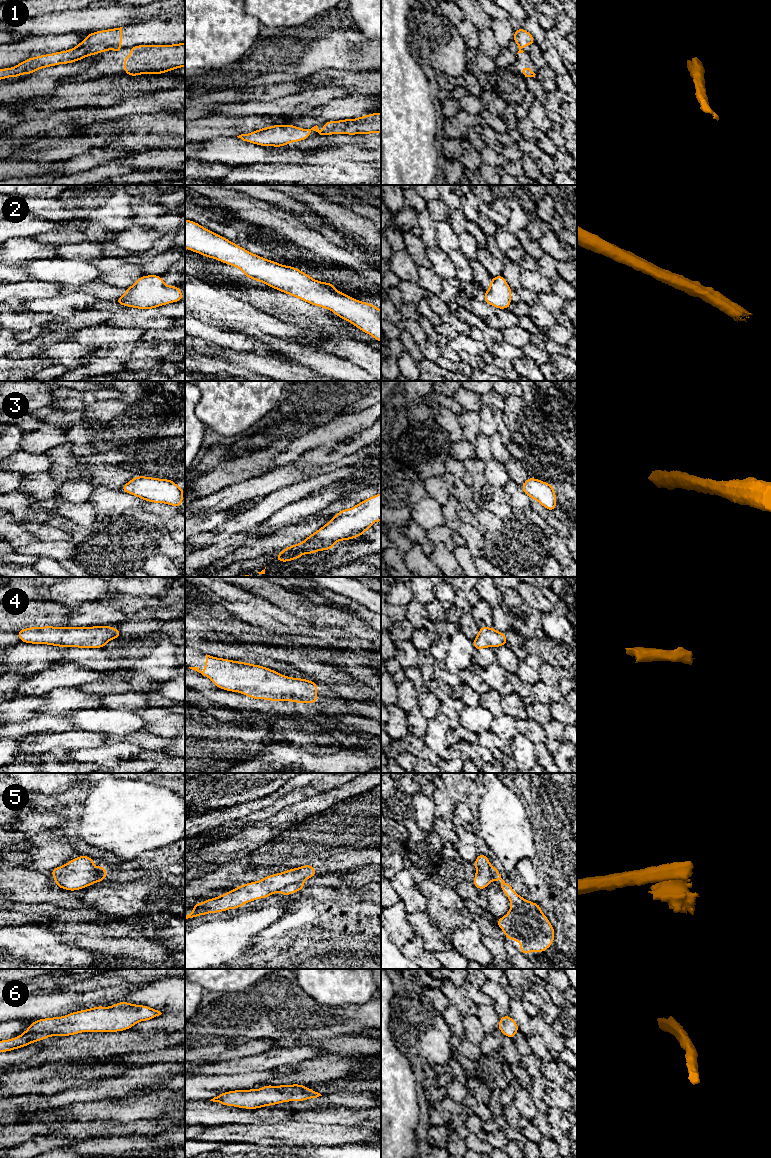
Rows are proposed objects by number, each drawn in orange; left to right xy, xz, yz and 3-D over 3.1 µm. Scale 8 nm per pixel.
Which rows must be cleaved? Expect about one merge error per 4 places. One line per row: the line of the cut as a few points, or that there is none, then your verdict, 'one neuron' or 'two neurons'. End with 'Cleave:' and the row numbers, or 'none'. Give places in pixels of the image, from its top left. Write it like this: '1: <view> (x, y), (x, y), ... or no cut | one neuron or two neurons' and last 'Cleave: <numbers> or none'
1: xy (117, 48), (115, 50) | two neurons
2: no cut | one neuron
3: no cut | one neuron
4: no cut | one neuron
5: xz (301, 881), (289, 884), (279, 890) | two neurons
6: no cut | one neuron
Cleave: 1, 5

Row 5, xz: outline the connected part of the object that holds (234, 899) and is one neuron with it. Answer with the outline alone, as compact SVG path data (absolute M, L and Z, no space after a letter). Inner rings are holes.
M310 864L268 875L262 880L242 884L216 898L194 903L194 910L189 915L185 915L185 919L240 908L250 901L267 898L289 885L302 882L315 875L317 872Z

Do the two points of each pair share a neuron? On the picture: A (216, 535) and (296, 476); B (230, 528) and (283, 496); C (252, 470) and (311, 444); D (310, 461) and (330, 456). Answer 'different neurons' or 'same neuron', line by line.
A: different neurons
B: same neuron
C: different neurons
D: same neuron

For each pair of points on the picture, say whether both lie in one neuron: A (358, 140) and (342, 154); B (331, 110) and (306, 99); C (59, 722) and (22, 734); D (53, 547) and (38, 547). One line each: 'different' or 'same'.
A: different
B: different
C: same
D: same

